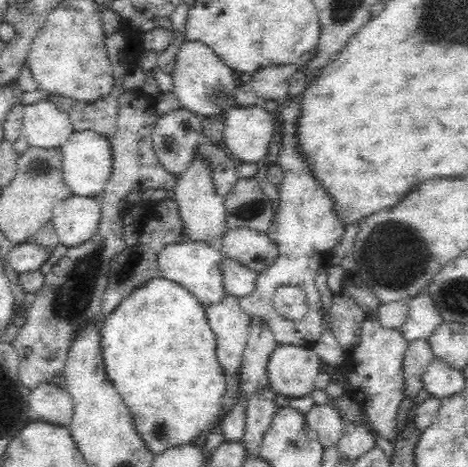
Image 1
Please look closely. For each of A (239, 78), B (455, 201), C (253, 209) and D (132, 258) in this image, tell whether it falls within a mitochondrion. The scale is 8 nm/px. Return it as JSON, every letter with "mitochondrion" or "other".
{"A":"other","B":"other","C":"mitochondrion","D":"mitochondrion"}

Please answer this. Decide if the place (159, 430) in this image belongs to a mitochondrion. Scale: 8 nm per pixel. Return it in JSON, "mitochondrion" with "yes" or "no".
{"mitochondrion":"yes"}

